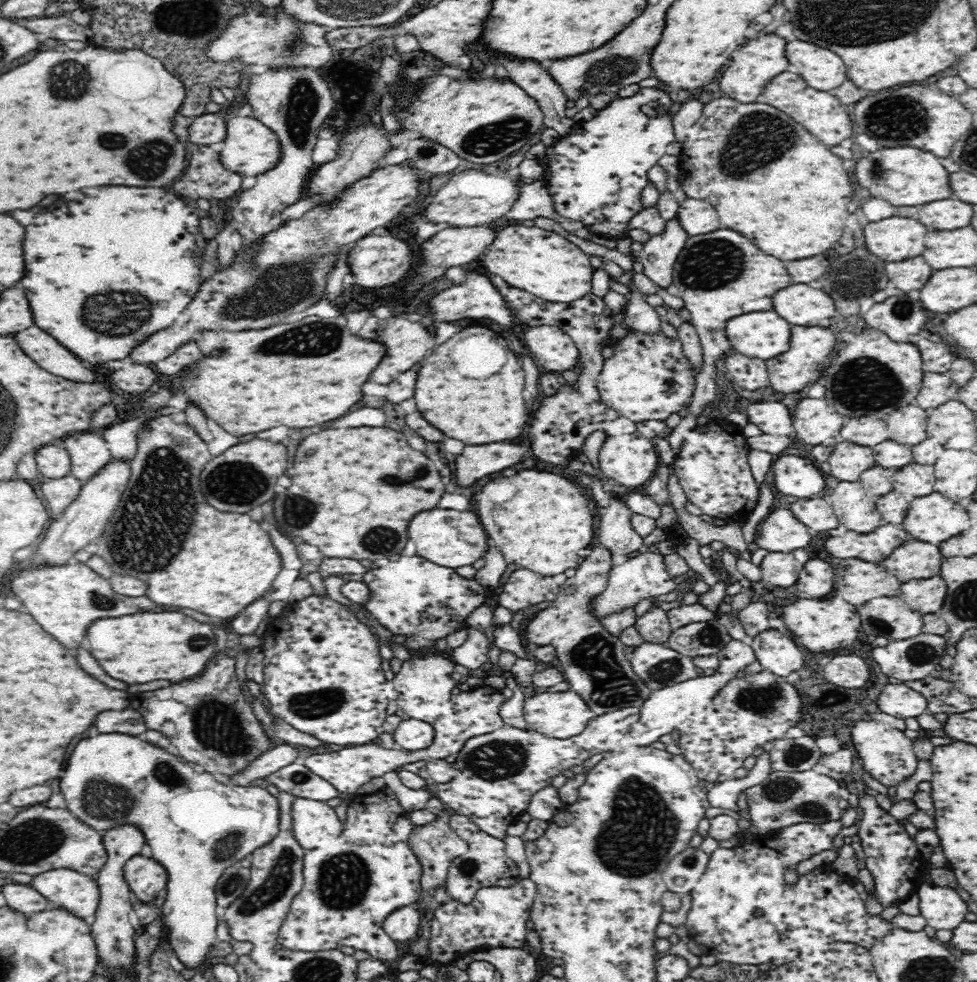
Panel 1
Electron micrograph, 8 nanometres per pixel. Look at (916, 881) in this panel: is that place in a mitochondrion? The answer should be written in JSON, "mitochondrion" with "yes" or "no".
{"mitochondrion":"no"}

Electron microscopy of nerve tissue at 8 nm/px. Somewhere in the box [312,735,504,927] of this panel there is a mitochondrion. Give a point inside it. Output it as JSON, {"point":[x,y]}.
{"point":[468,867]}

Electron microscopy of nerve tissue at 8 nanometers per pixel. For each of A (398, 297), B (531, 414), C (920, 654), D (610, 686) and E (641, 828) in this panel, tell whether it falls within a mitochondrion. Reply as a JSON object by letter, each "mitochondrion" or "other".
{"A":"other","B":"other","C":"mitochondrion","D":"mitochondrion","E":"mitochondrion"}

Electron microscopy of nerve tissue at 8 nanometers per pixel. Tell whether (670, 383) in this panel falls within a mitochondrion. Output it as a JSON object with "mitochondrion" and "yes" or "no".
{"mitochondrion":"no"}

